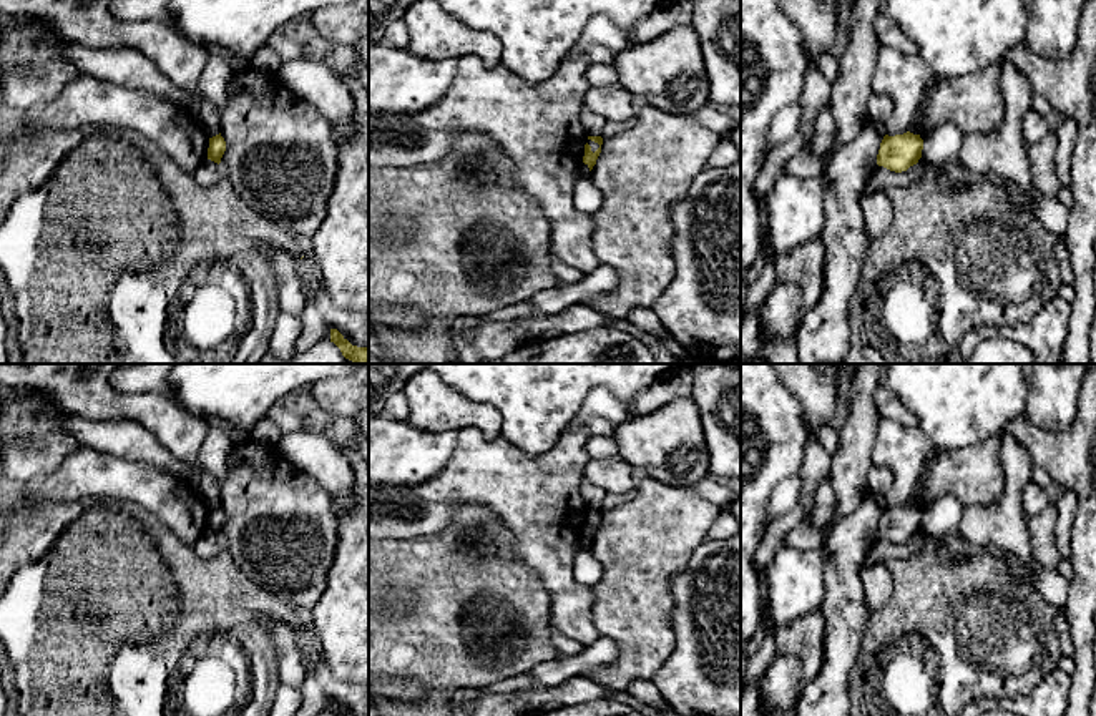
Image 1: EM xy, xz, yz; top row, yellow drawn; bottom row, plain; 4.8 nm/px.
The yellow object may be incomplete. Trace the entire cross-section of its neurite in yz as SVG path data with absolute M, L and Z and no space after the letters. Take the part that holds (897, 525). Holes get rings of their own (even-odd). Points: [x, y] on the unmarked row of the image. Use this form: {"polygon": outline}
{"polygon": "M910 503L903 507L885 507L877 527L877 537L902 545L922 530L923 512Z"}

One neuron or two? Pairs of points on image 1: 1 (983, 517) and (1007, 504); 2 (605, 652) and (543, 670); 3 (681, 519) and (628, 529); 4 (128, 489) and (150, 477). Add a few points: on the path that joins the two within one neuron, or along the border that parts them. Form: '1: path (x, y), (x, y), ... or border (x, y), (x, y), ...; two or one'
1: path (988, 517), (993, 517), (1002, 509); one
2: path (590, 657), (577, 665), (558, 670); one
3: path (668, 524), (660, 529), (641, 529); one
4: path (133, 484), (145, 482); one

